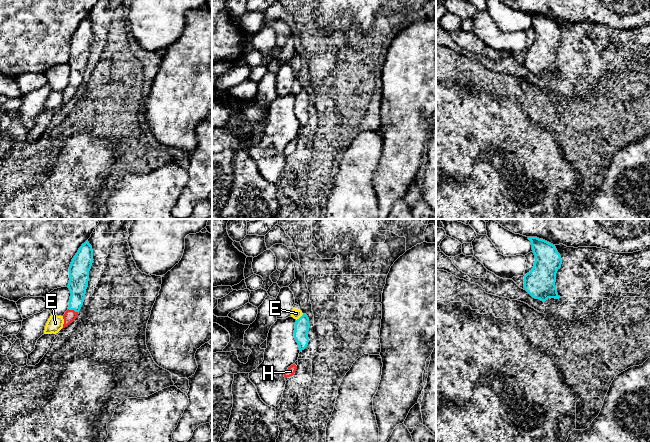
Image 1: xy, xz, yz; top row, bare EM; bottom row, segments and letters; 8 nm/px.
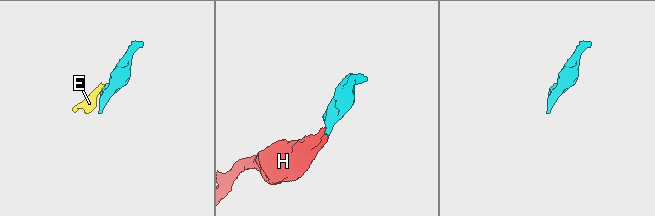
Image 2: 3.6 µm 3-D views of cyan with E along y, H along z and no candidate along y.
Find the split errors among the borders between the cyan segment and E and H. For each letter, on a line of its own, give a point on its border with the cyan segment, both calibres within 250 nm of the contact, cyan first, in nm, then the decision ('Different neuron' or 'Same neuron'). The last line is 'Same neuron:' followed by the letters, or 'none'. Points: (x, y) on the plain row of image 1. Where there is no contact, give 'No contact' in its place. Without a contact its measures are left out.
E: Touches cyan at xz (300, 93). Thickness 120 nm (cyan) against 80 nm. Different neuron
H: Touches cyan at xy (73, 85). Thickness 160 nm (cyan) against 100 nm. Same neuron
Same neuron: H

